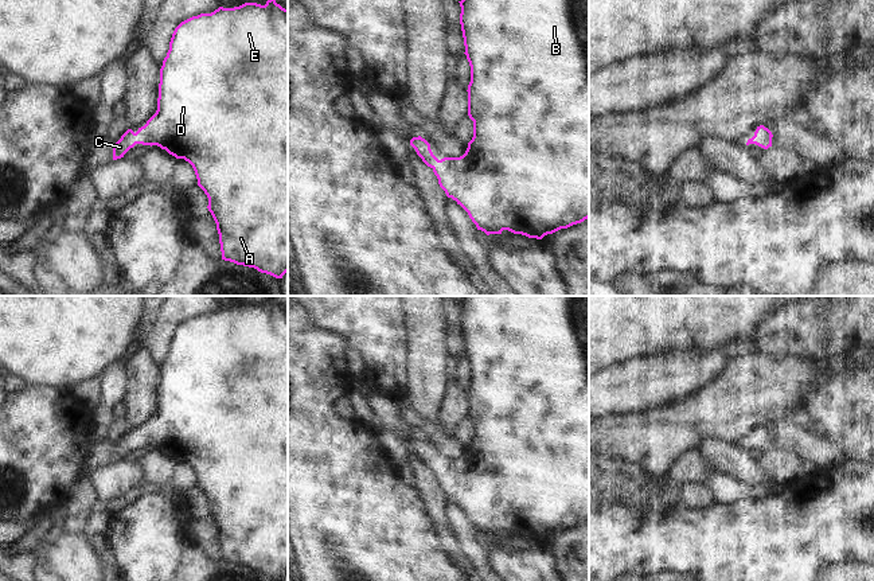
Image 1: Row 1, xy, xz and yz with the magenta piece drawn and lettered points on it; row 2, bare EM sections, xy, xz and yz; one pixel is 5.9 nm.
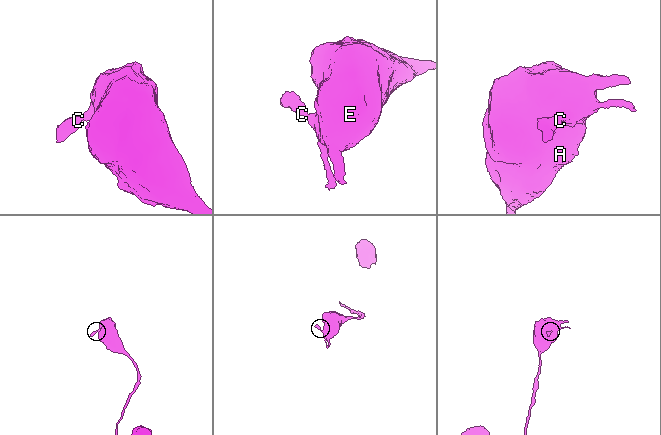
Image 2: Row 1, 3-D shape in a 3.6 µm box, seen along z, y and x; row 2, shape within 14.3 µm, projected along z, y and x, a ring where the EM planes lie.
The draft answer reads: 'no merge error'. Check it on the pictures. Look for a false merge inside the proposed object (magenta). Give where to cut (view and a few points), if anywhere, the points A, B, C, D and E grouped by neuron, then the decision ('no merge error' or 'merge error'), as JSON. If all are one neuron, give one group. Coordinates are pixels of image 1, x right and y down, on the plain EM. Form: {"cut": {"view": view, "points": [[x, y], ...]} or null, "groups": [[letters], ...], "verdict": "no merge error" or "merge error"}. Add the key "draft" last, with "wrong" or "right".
{"cut": null, "groups": [["A", "B", "C", "D", "E"]], "verdict": "no merge error", "draft": "right"}

